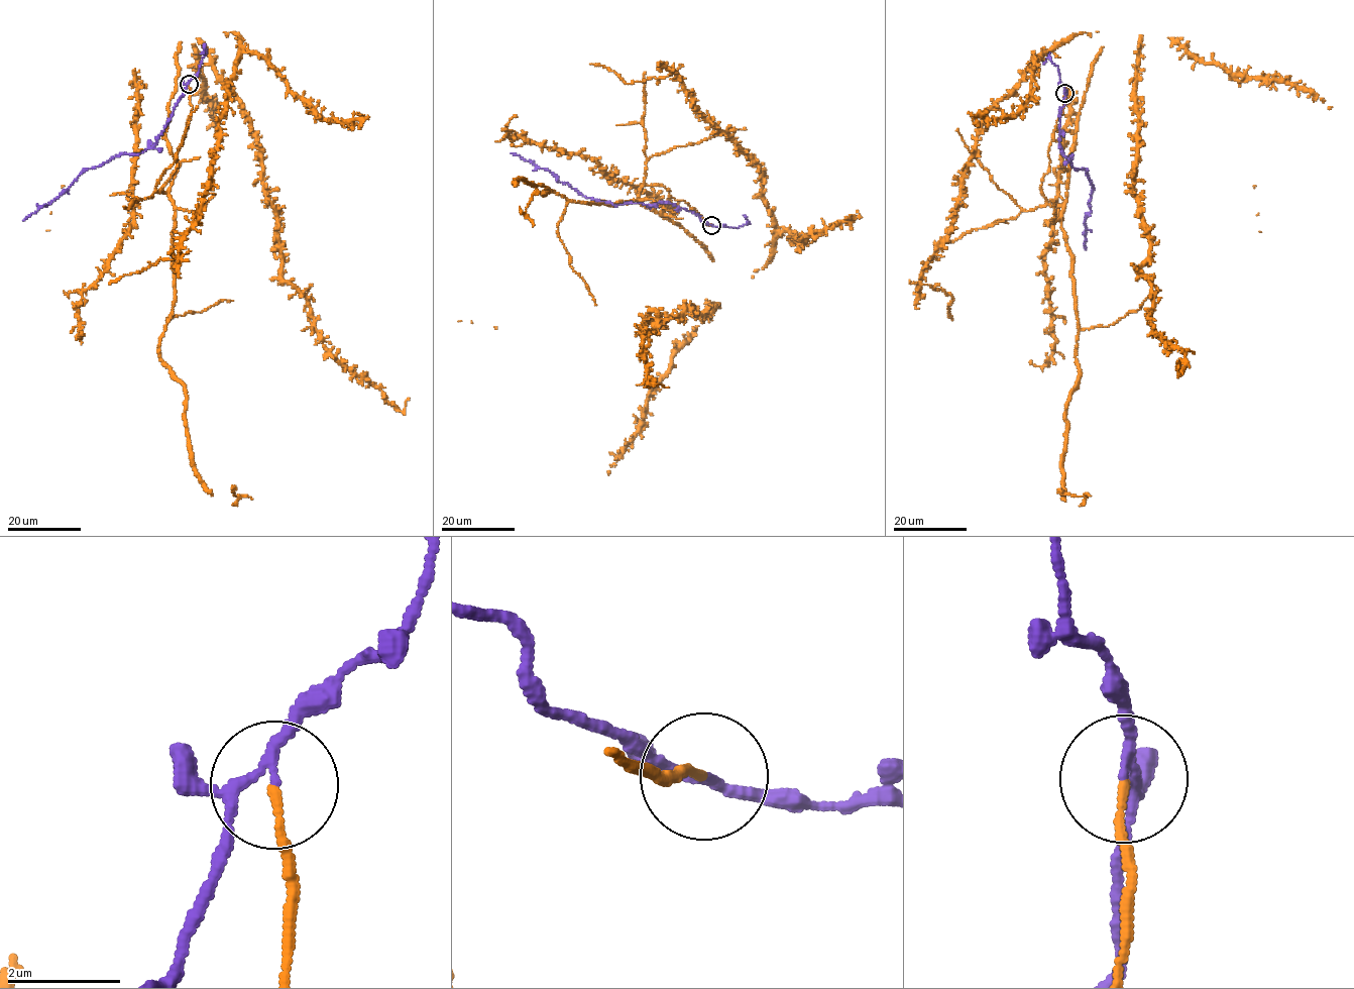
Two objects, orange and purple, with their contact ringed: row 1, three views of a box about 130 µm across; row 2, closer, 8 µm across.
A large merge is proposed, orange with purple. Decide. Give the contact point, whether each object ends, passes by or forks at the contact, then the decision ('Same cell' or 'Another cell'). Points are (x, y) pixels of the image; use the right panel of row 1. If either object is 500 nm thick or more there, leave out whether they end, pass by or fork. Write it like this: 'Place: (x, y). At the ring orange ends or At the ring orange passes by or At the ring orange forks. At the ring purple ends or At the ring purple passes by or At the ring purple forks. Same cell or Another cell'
Place: (1064, 93). At the ring orange ends. At the ring purple passes by. Another cell

